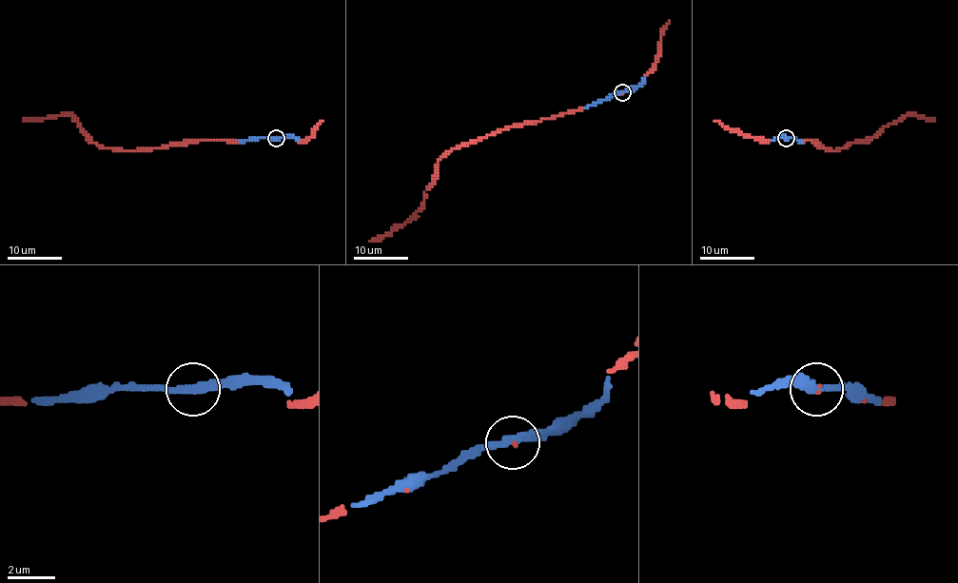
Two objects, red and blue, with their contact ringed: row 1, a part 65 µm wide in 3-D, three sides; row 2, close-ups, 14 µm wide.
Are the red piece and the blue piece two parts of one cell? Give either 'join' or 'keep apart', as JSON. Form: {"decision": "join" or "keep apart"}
{"decision": "join"}

